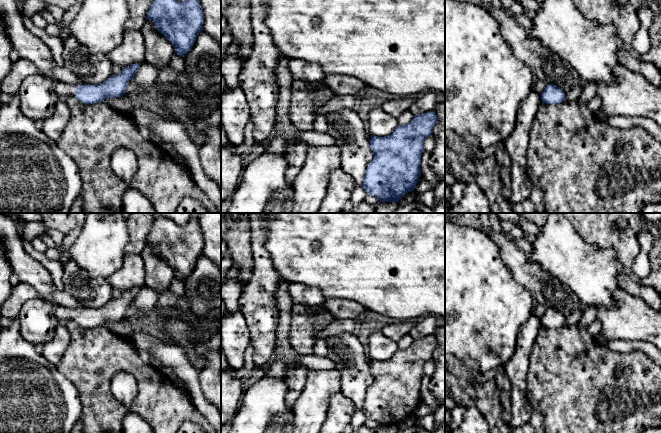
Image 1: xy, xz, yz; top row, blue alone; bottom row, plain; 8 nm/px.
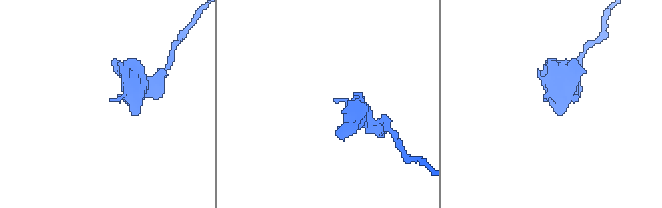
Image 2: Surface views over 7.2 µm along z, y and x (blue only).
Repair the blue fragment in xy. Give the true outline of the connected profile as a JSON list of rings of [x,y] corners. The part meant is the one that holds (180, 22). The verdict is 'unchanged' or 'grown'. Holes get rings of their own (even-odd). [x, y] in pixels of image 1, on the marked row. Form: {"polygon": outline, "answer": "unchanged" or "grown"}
{"polygon": [[[153,0],[147,20],[152,20],[175,47],[175,53],[184,57],[203,31],[204,15],[199,0]]], "answer": "unchanged"}

